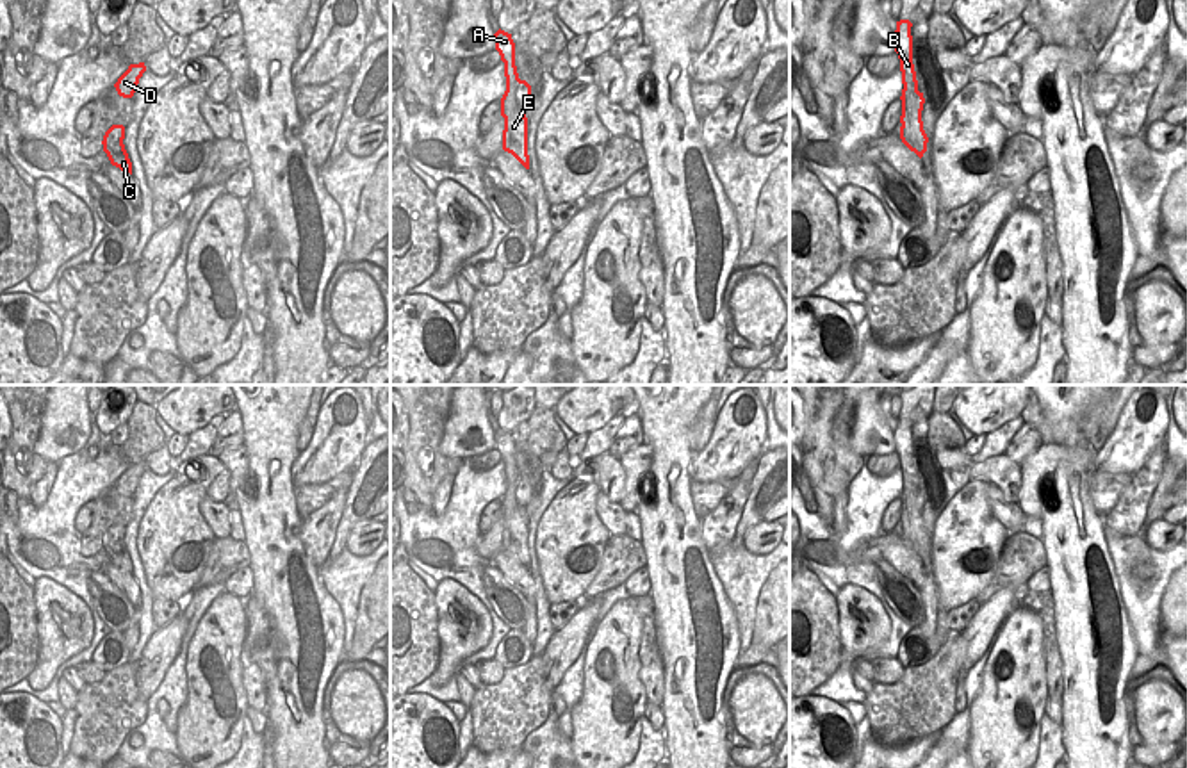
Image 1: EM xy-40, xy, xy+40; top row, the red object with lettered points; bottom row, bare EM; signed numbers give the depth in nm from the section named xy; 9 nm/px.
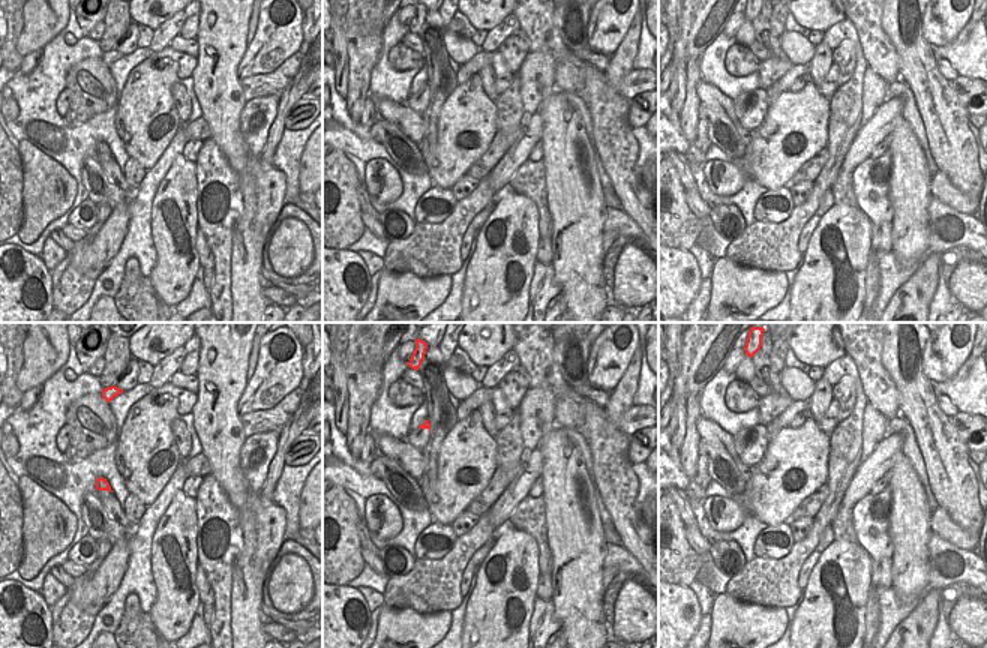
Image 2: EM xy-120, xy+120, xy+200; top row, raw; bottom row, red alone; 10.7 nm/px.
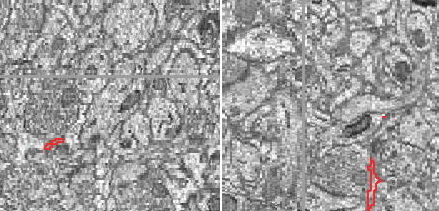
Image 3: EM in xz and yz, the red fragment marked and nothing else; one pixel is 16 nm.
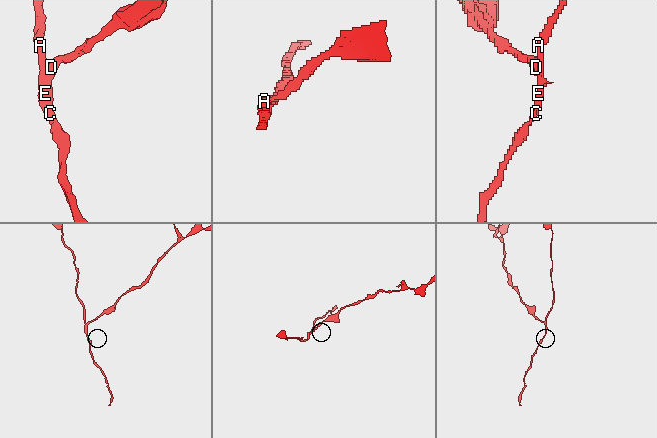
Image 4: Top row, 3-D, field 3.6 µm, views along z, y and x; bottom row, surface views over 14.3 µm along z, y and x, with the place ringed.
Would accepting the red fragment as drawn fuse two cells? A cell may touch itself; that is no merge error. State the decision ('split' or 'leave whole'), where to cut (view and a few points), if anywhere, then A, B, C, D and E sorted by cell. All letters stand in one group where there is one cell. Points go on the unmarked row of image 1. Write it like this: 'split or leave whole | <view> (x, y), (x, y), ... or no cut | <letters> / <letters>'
split | xy (519, 478), (517, 499), (524, 506) | A B C E / D

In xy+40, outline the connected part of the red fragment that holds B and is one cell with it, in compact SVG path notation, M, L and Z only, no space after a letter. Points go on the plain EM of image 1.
M909 419L896 421L896 429L893 431L895 451L900 458L902 470L902 515L900 515L900 538L902 542L914 551L920 558L927 551L929 536L923 529L921 510L918 502L918 479L913 463L913 422Z

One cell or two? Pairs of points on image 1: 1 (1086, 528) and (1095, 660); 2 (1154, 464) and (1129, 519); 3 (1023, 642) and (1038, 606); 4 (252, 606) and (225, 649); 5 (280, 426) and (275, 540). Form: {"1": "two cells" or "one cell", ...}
{"1": "one cell", "2": "one cell", "3": "two cells", "4": "two cells", "5": "one cell"}

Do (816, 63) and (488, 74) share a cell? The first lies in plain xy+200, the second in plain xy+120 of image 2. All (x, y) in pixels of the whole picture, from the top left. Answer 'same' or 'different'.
same

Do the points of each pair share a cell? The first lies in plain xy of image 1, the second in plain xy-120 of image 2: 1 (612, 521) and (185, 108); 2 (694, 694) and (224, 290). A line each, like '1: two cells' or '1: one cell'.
1: one cell
2: two cells

